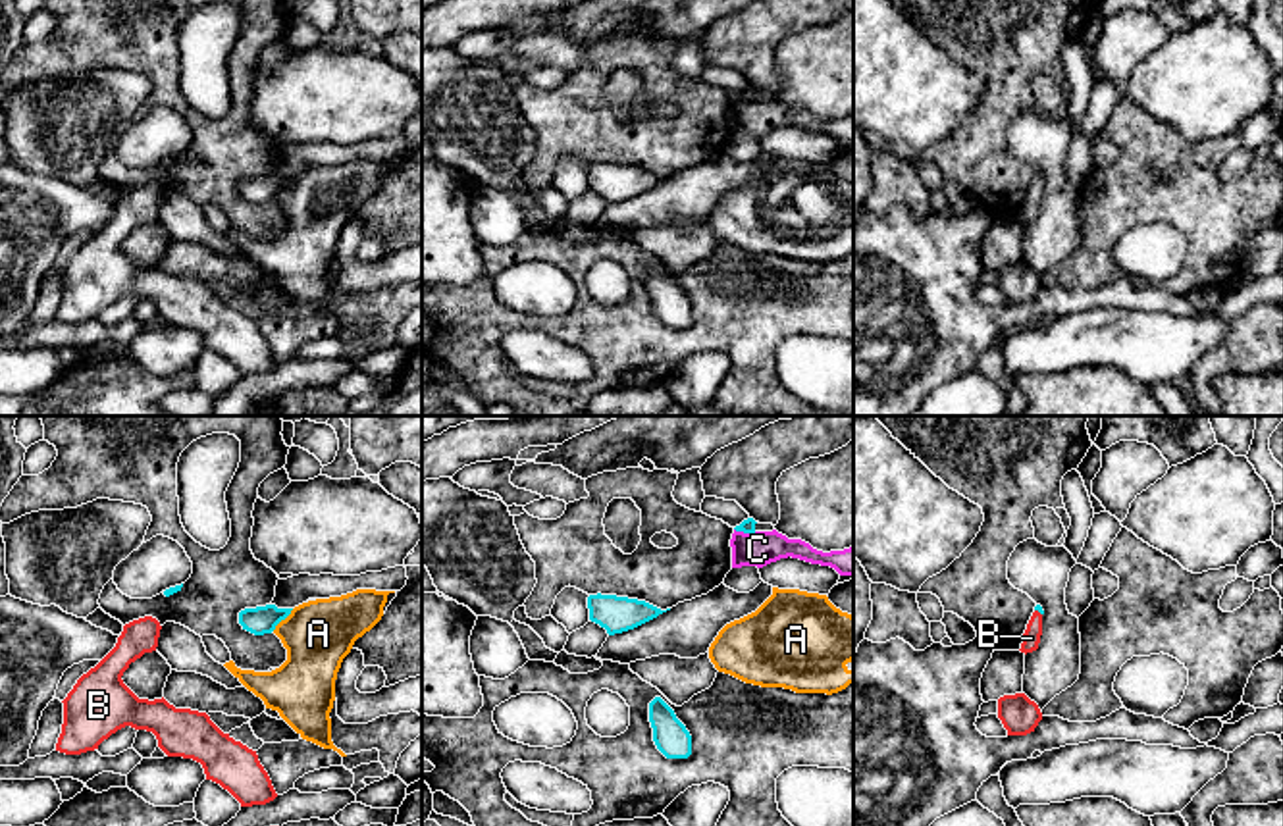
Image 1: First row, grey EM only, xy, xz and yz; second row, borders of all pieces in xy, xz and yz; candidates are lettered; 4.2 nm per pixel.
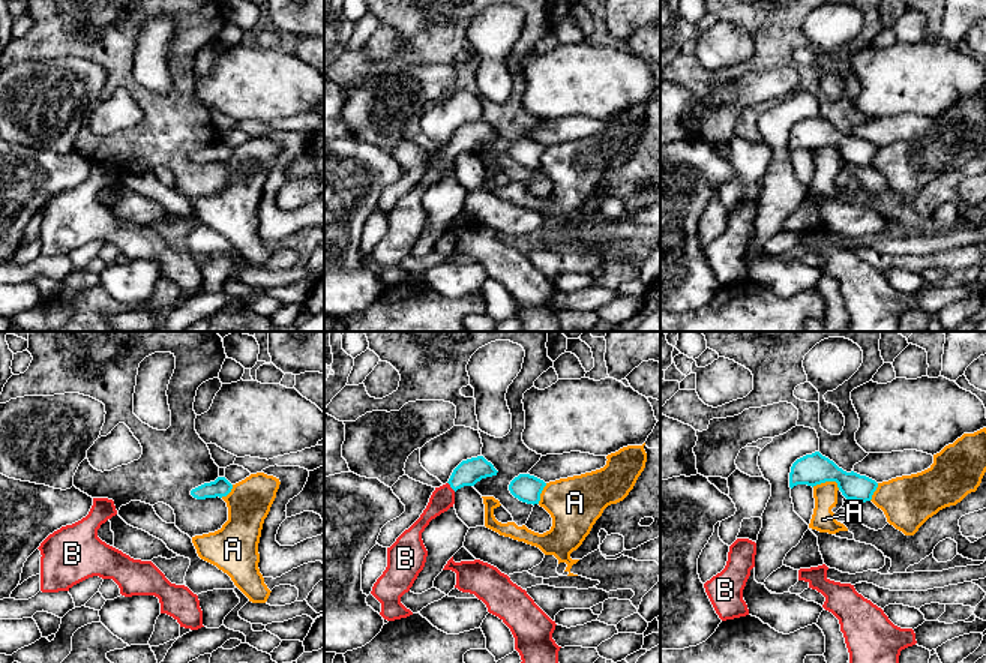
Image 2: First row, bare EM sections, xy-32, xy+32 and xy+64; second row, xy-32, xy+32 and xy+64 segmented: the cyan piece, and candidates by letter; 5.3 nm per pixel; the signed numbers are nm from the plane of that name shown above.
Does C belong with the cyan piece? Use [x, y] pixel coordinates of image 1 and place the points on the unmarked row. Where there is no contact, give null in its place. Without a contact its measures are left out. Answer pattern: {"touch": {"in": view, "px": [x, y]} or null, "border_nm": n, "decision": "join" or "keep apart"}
{"touch": {"in": "xz", "px": [746, 101]}, "border_nm": 100, "decision": "keep apart"}

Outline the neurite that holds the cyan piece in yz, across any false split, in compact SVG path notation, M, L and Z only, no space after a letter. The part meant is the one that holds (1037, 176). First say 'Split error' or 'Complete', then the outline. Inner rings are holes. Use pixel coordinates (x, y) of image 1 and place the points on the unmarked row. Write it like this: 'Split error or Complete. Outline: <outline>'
Split error. Outline: M1036 173L1034 181L1033 181L1029 193L1027 193L1027 198L1023 202L1023 212L1021 212L1021 218L1019 218L1025 223L1038 218L1040 204L1042 204L1042 183L1044 183L1042 175Z

